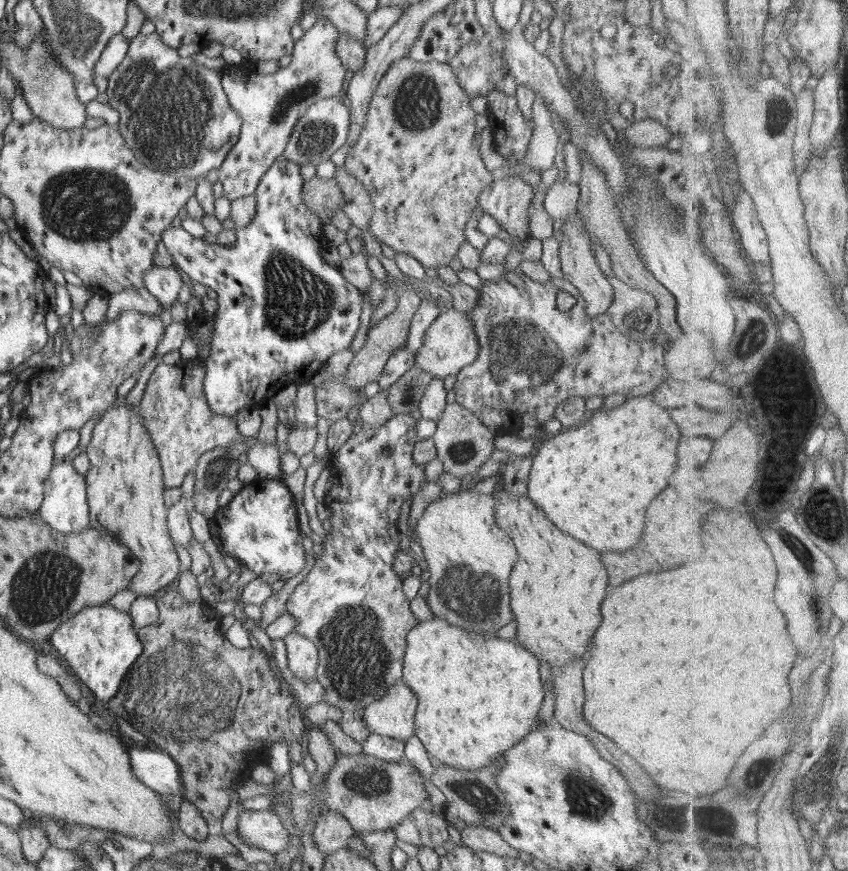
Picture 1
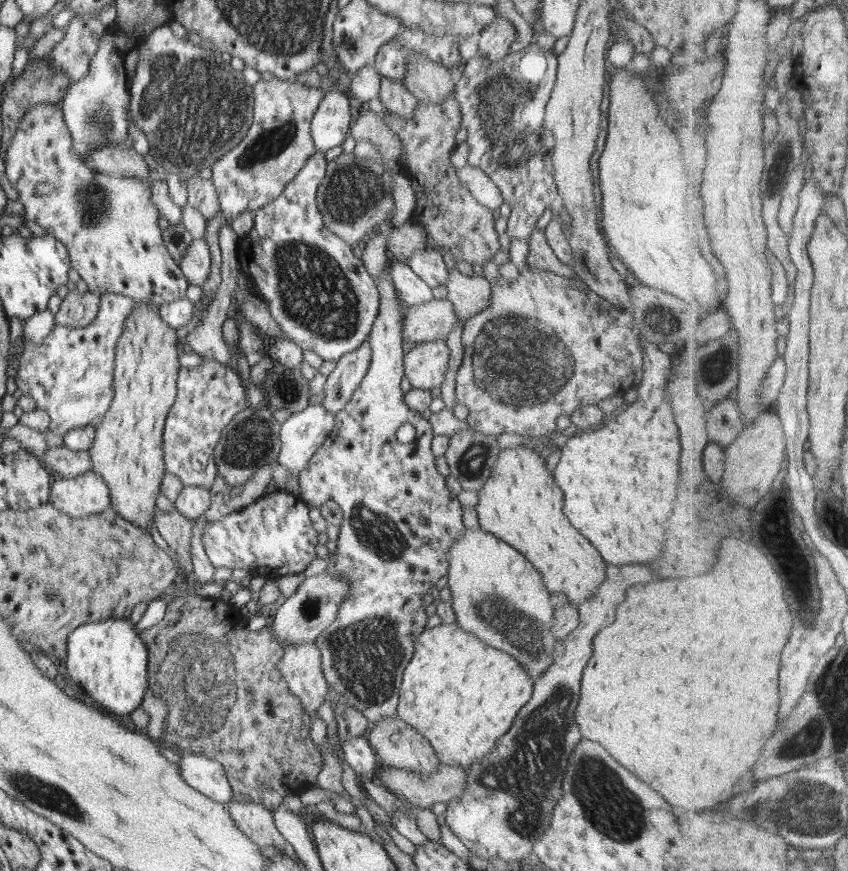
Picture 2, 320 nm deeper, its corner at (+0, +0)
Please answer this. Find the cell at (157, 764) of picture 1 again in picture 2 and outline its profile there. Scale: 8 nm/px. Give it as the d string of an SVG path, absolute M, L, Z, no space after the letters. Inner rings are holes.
M190 752L180 757L178 764L184 781L204 796L228 804L233 798L233 788L220 761Z

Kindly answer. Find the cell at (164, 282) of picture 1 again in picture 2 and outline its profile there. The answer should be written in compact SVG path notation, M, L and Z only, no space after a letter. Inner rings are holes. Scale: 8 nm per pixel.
M204 237L193 240L186 249L186 254L179 265L189 284L202 287L204 281L208 278L212 266L212 257L209 250L210 247Z

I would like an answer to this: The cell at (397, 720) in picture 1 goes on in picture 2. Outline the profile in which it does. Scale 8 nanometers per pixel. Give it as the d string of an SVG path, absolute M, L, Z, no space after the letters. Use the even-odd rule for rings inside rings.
M398 716L386 717L372 724L366 737L377 754L379 765L383 767L395 766L400 770L413 770L420 774L432 774L439 768L439 758L429 740Z

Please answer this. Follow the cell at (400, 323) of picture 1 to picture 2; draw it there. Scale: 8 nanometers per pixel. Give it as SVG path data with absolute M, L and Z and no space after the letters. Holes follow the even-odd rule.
M433 298L430 302L422 304L413 304L405 309L405 317L402 320L402 340L410 342L428 342L435 341L439 338L446 341L446 336L454 330L458 324L455 306L446 299Z

